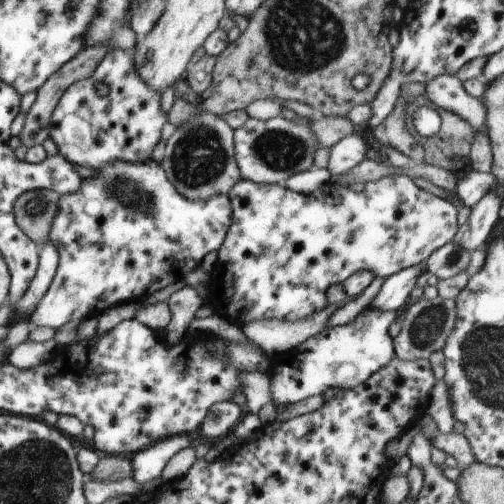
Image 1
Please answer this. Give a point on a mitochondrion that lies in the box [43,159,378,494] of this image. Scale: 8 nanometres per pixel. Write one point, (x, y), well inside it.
(125, 192)

